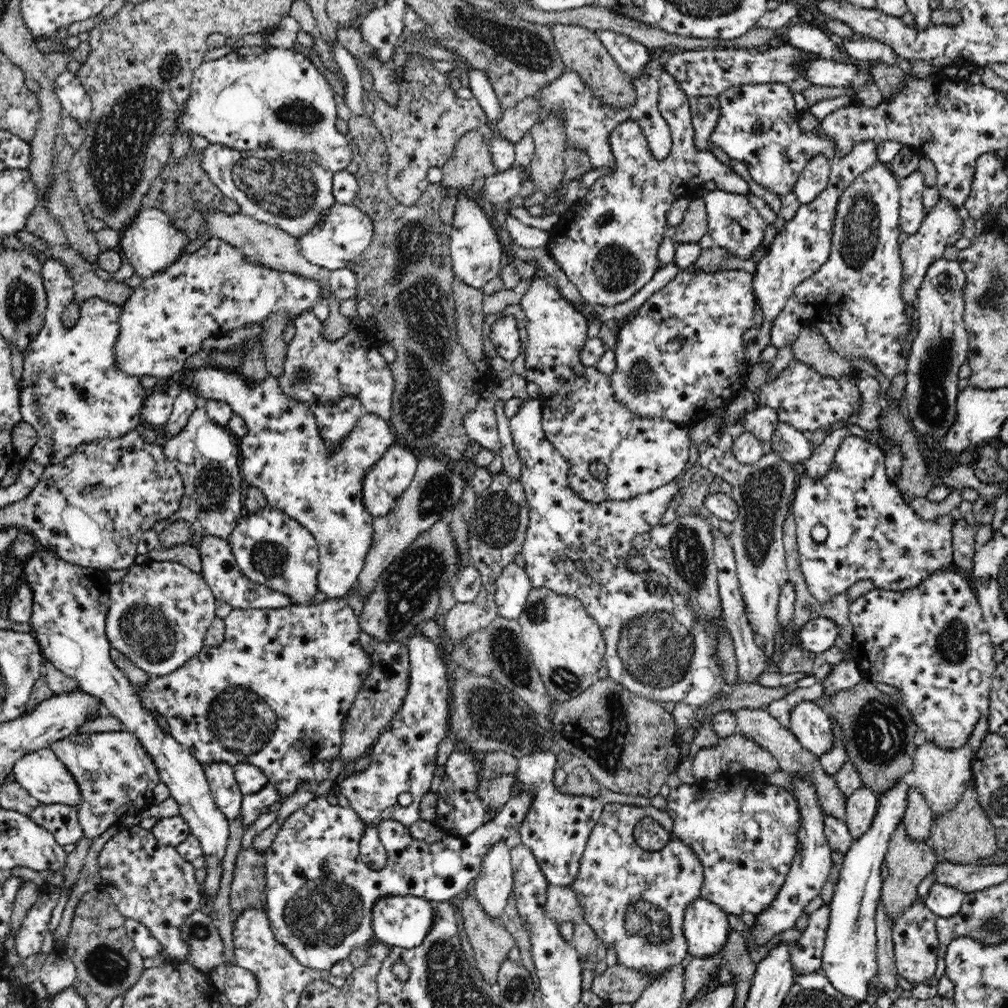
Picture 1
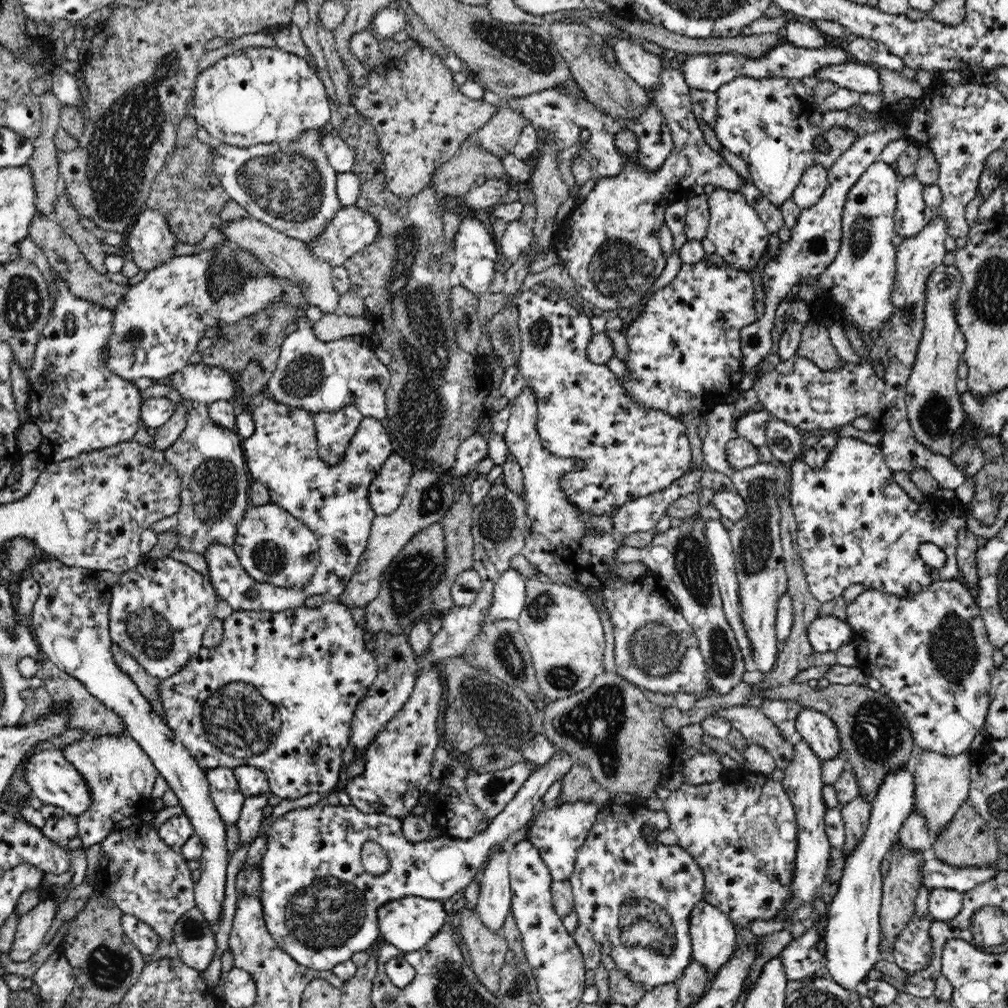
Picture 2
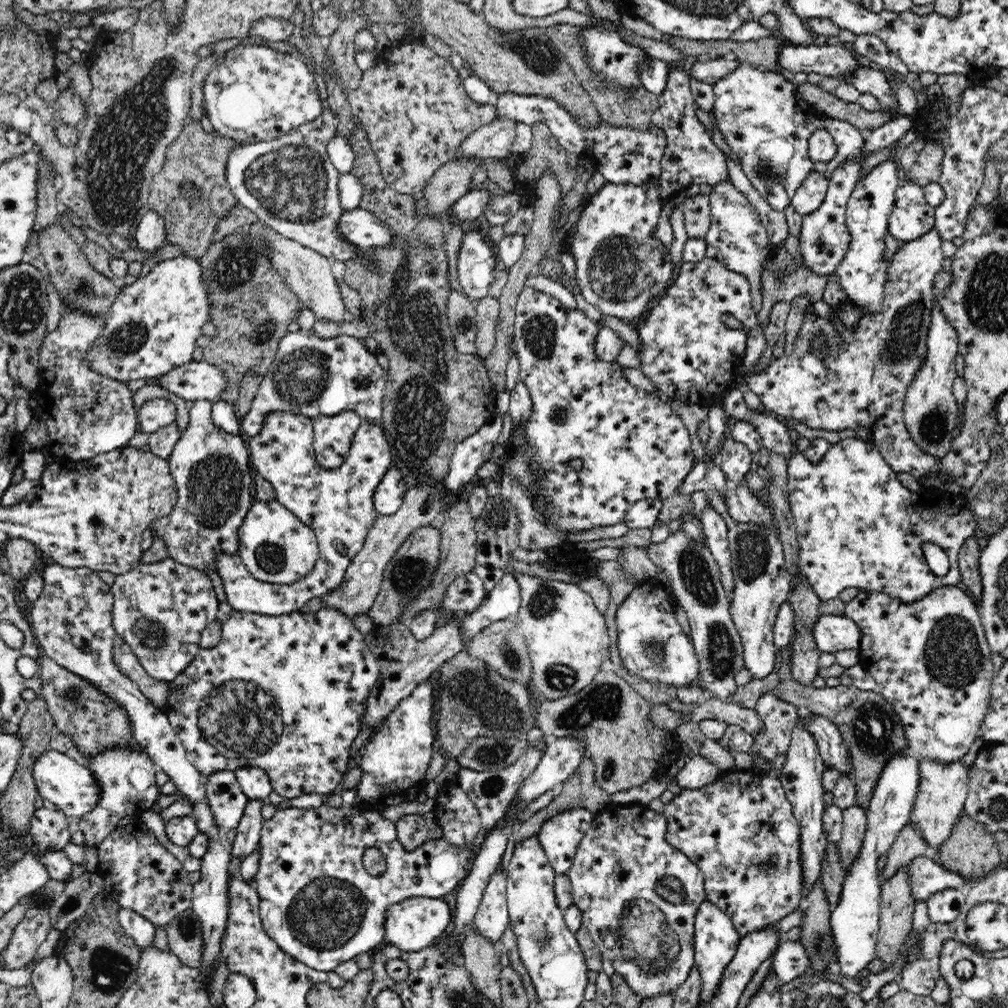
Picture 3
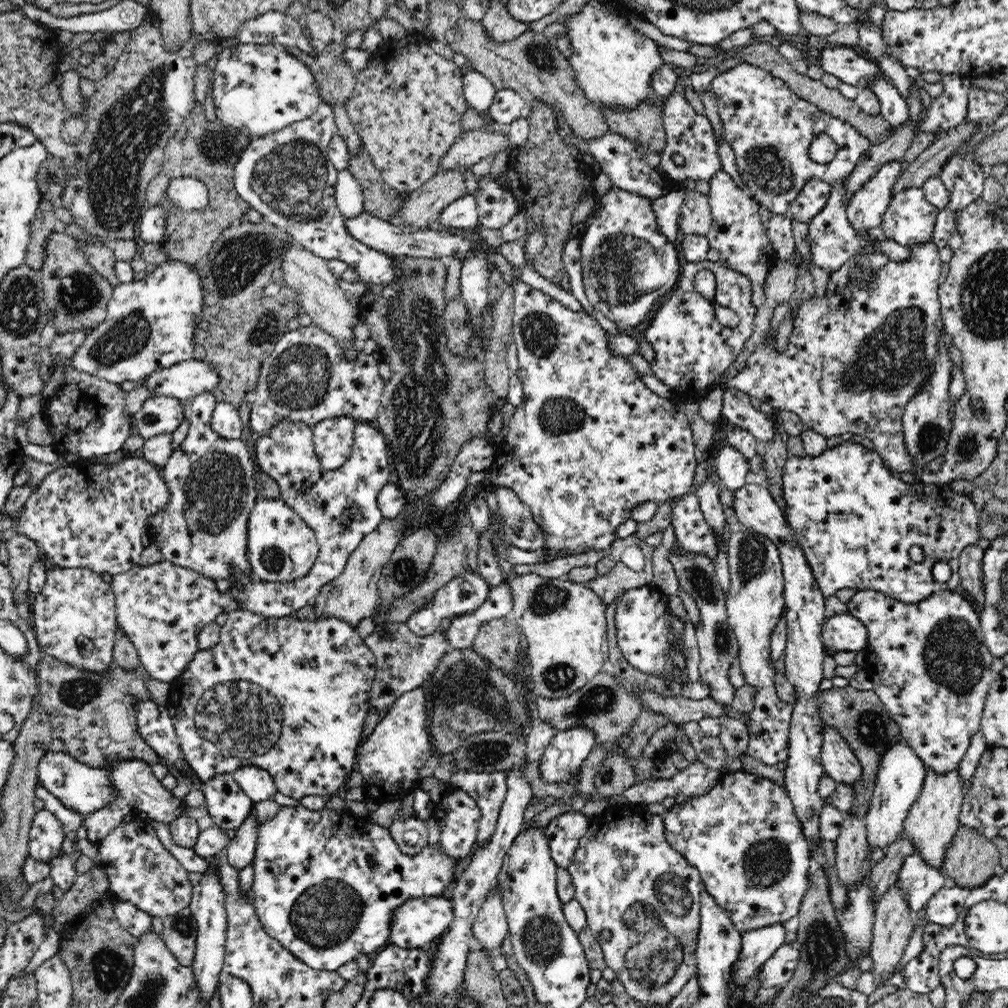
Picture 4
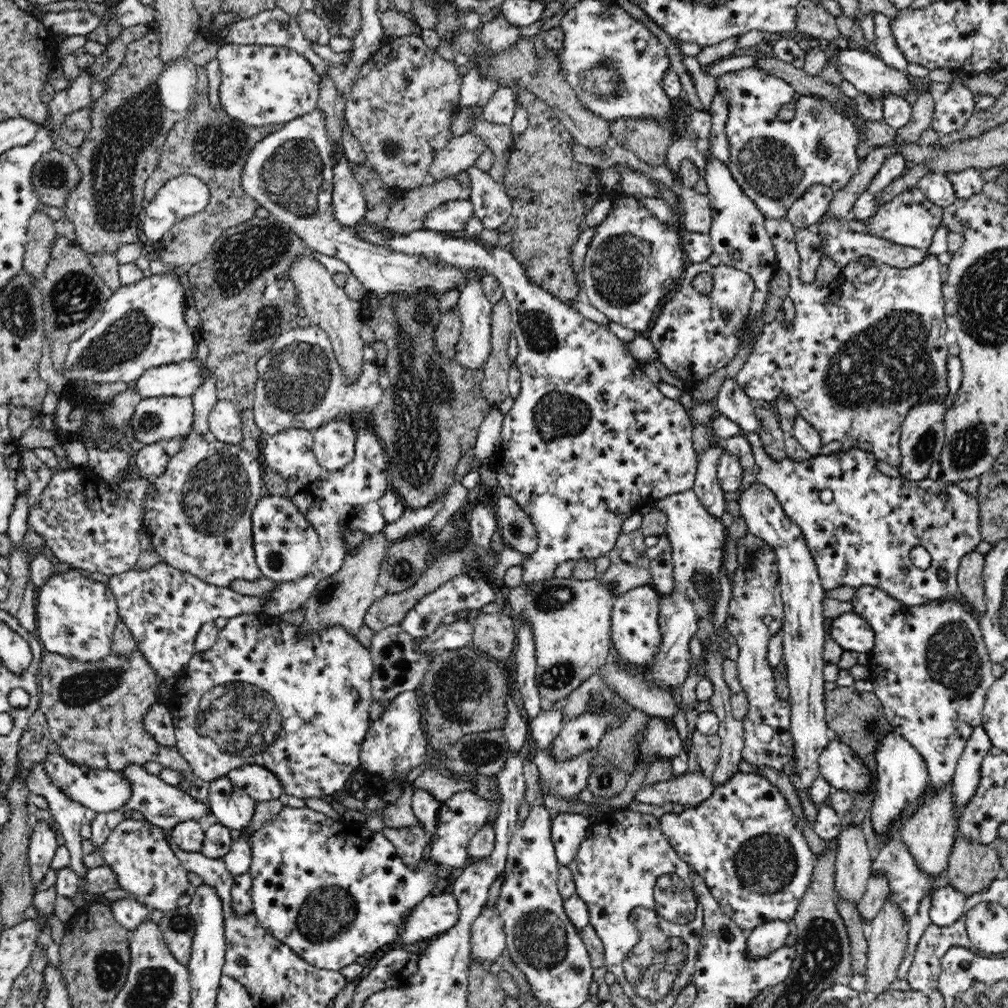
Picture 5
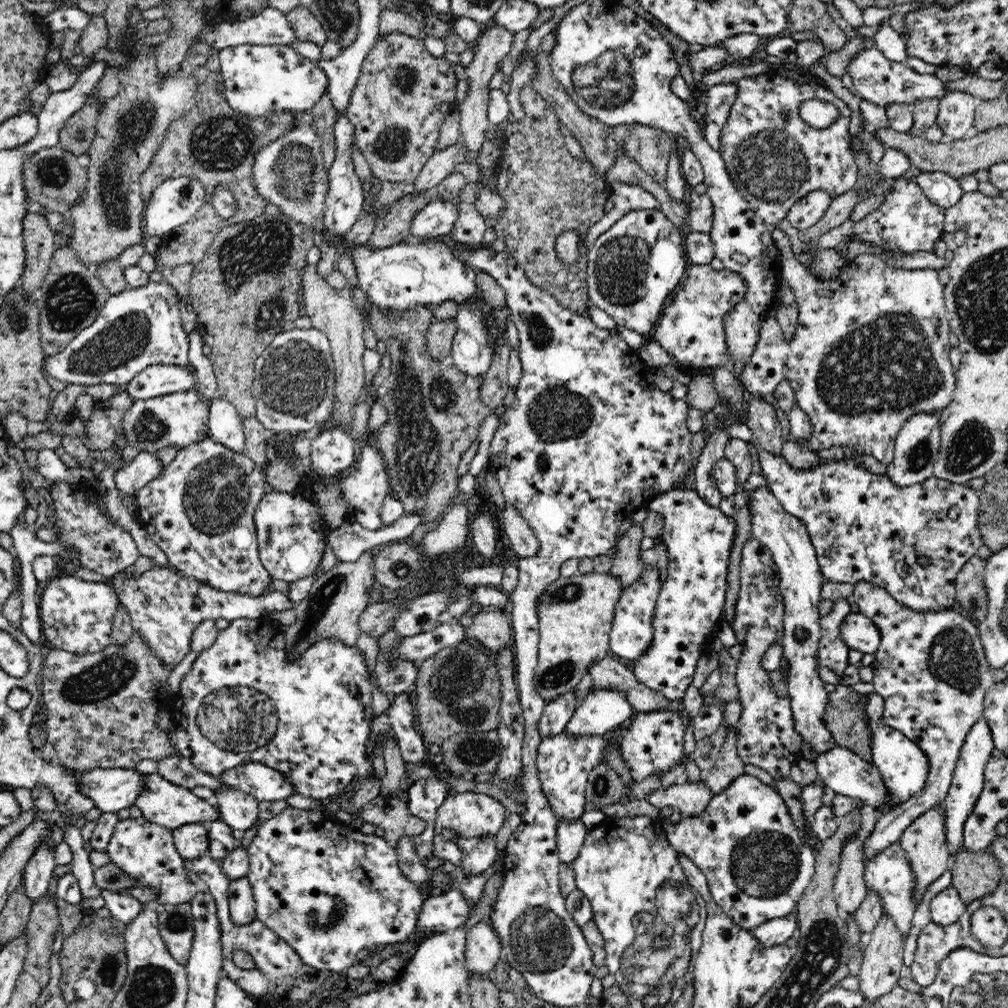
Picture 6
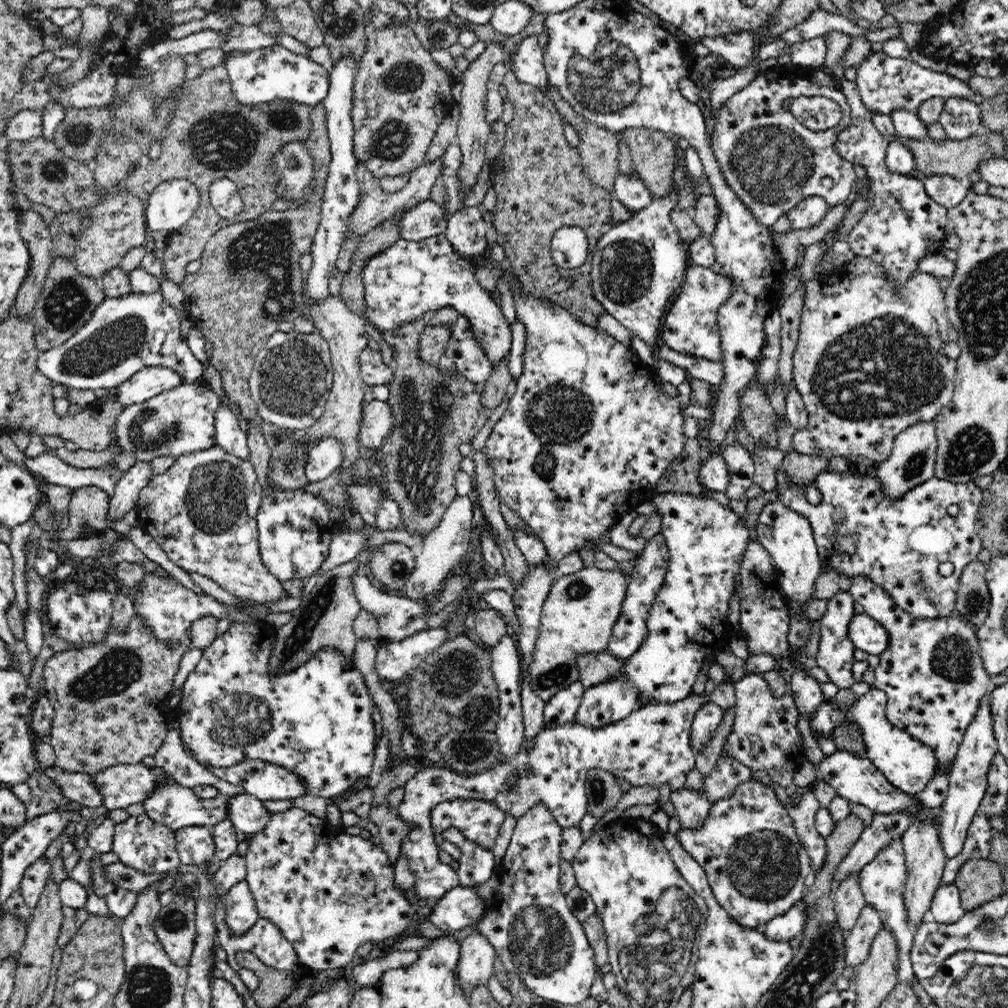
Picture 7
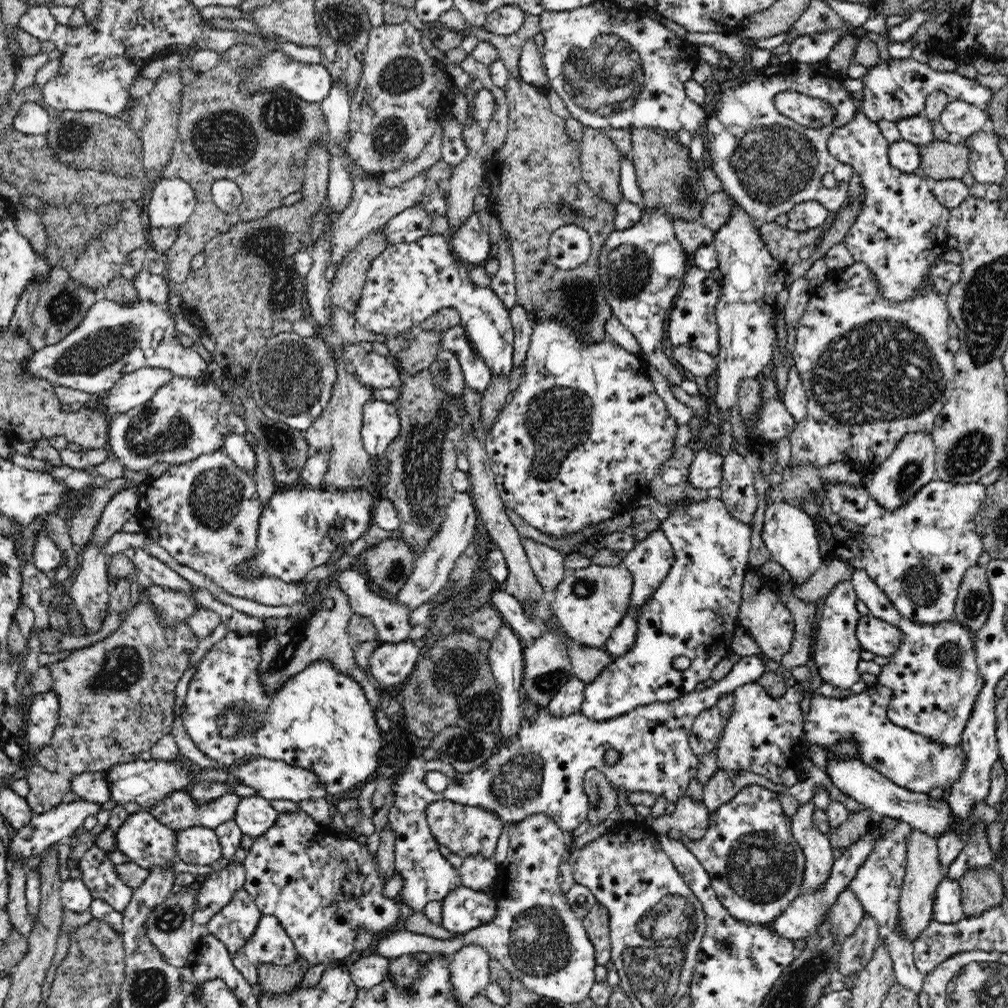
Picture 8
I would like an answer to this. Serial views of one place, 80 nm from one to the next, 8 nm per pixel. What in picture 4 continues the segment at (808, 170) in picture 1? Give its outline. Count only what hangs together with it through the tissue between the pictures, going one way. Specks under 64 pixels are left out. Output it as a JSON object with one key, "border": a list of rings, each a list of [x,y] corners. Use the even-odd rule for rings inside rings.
{"border":[[[819,178],[808,180],[789,205],[788,216],[807,224],[824,209],[830,196],[830,190],[831,184],[824,180]]]}

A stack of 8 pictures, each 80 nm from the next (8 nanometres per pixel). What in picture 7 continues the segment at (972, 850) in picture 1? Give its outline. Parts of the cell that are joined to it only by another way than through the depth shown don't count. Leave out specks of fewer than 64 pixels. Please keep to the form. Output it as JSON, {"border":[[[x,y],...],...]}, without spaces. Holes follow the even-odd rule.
{"border":[[[976,858],[960,864],[953,883],[960,891],[962,906],[968,911],[1000,896],[1004,891],[1002,881],[1003,874],[996,861]]]}

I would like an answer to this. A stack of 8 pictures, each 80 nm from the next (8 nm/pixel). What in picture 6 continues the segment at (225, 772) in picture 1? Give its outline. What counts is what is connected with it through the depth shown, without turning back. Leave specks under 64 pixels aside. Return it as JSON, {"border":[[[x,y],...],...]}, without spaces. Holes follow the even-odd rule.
{"border":[[[220,781],[220,786],[213,791],[213,798],[219,819],[233,830],[246,831],[256,824],[259,801],[252,795]]]}

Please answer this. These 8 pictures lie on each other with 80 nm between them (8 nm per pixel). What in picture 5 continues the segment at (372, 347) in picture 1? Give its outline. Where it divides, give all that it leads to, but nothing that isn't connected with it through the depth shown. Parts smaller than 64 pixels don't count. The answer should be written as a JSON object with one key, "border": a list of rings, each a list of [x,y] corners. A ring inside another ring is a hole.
{"border":[[[316,325],[289,328],[274,341],[270,352],[257,362],[257,383],[252,412],[265,436],[286,428],[314,429],[333,419],[363,421],[373,416],[383,389],[378,383],[379,366],[374,360],[362,360],[362,372],[350,382],[336,359],[327,332]]]}

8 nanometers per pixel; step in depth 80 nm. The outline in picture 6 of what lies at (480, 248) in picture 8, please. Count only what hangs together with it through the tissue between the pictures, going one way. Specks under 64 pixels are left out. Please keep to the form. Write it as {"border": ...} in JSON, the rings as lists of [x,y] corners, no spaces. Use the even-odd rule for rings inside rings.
{"border":[[[473,206],[466,207],[458,222],[454,225],[452,232],[447,238],[451,242],[461,244],[461,246],[469,246],[470,248],[478,248],[485,245],[484,232],[486,232],[486,222]]]}

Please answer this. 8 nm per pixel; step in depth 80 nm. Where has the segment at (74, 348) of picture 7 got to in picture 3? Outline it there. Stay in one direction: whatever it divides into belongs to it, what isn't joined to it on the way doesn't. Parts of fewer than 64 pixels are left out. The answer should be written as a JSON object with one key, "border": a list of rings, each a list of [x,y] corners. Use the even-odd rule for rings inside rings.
{"border":[[[180,254],[175,259],[152,264],[146,276],[134,283],[121,285],[106,328],[85,358],[90,368],[127,383],[140,378],[155,381],[173,368],[192,361],[201,328],[211,320],[202,273],[199,258]]]}

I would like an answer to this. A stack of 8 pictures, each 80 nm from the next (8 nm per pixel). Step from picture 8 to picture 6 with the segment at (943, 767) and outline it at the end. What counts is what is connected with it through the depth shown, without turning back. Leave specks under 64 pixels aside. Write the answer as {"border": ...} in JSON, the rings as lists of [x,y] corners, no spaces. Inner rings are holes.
{"border":[[[875,692],[866,703],[865,713],[872,731],[872,763],[880,771],[882,782],[886,787],[886,793],[888,793],[888,802],[884,806],[876,808],[878,814],[883,815],[905,803],[911,796],[924,788],[929,770],[928,757],[914,741],[907,739],[902,732],[896,731],[884,723],[883,699]]]}

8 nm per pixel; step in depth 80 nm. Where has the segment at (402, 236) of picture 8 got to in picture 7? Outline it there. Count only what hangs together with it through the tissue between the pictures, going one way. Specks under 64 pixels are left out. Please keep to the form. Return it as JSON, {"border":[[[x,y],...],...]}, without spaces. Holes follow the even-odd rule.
{"border":[[[428,198],[402,216],[401,238],[419,241],[438,236],[447,229],[447,210]]]}

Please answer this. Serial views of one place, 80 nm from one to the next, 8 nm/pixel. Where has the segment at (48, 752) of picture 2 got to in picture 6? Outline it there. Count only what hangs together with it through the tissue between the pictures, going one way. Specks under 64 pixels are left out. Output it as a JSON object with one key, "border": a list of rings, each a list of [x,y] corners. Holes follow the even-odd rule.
{"border":[[[58,762],[58,767],[66,769],[76,777],[78,791],[94,801],[94,807],[104,813],[118,813],[123,808],[134,805],[138,792],[142,792],[142,775],[134,769],[96,768],[71,770]]]}

